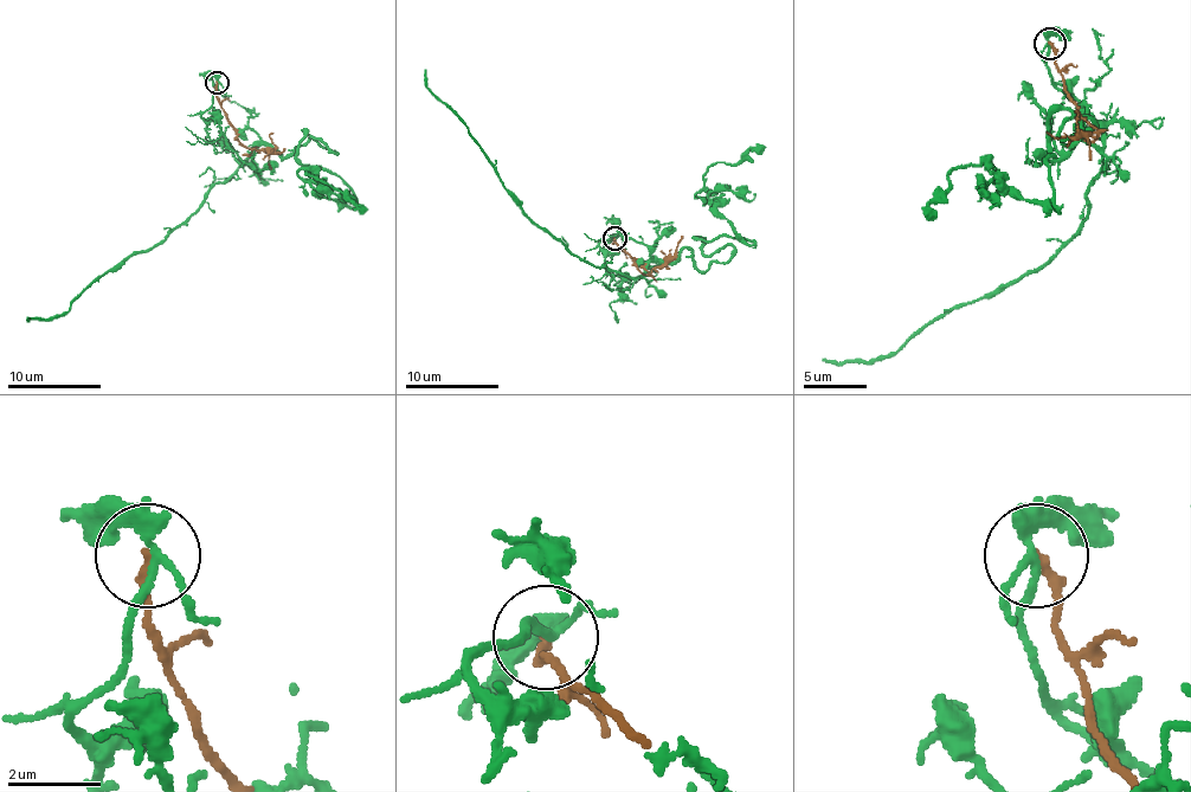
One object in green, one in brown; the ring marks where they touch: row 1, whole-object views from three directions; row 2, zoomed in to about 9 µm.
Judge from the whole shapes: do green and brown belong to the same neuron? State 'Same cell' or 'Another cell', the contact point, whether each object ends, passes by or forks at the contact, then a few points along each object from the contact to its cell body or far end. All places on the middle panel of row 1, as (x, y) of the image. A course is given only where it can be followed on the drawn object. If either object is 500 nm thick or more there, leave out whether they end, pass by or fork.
Another cell. Place: (615, 238). At the ring green forks. At the ring brown ends. Course of green: (615, 238), (612, 275), (686, 248), (722, 263), (695, 238), (751, 240), (705, 172), (765, 146). Course of brown: (615, 238), (645, 275), (676, 250), (683, 236)

